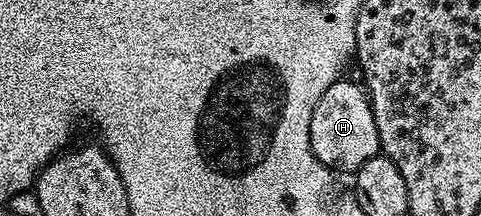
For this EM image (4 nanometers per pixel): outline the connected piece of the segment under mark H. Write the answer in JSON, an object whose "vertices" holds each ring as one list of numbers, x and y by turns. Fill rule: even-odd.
{"vertices":[[342,77,323,93,323,97,319,97,315,113,311,113,311,149,321,164,334,173,355,173,365,162,371,161,371,157,378,155,381,149,379,129,375,129,375,113,369,104,369,93,360,82,352,83,348,77]]}

